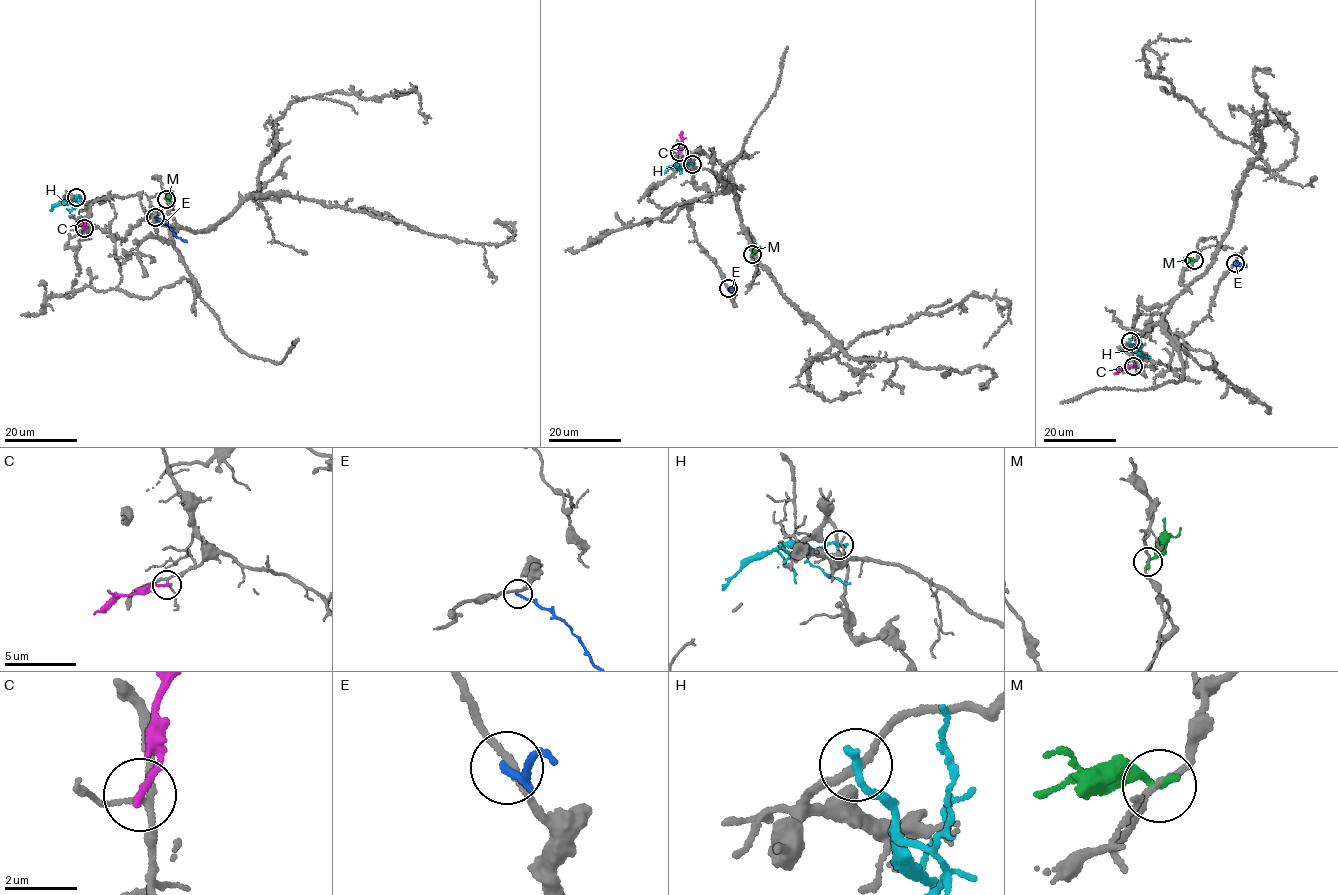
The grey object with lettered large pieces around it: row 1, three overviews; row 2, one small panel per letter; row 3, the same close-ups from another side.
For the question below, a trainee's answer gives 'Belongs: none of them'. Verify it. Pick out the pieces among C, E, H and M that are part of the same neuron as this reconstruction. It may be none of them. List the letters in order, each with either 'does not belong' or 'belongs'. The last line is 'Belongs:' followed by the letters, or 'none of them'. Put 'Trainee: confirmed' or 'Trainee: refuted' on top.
Trainee: confirmed
C: does not belong
E: does not belong
H: does not belong
M: does not belong
Belongs: none of them

